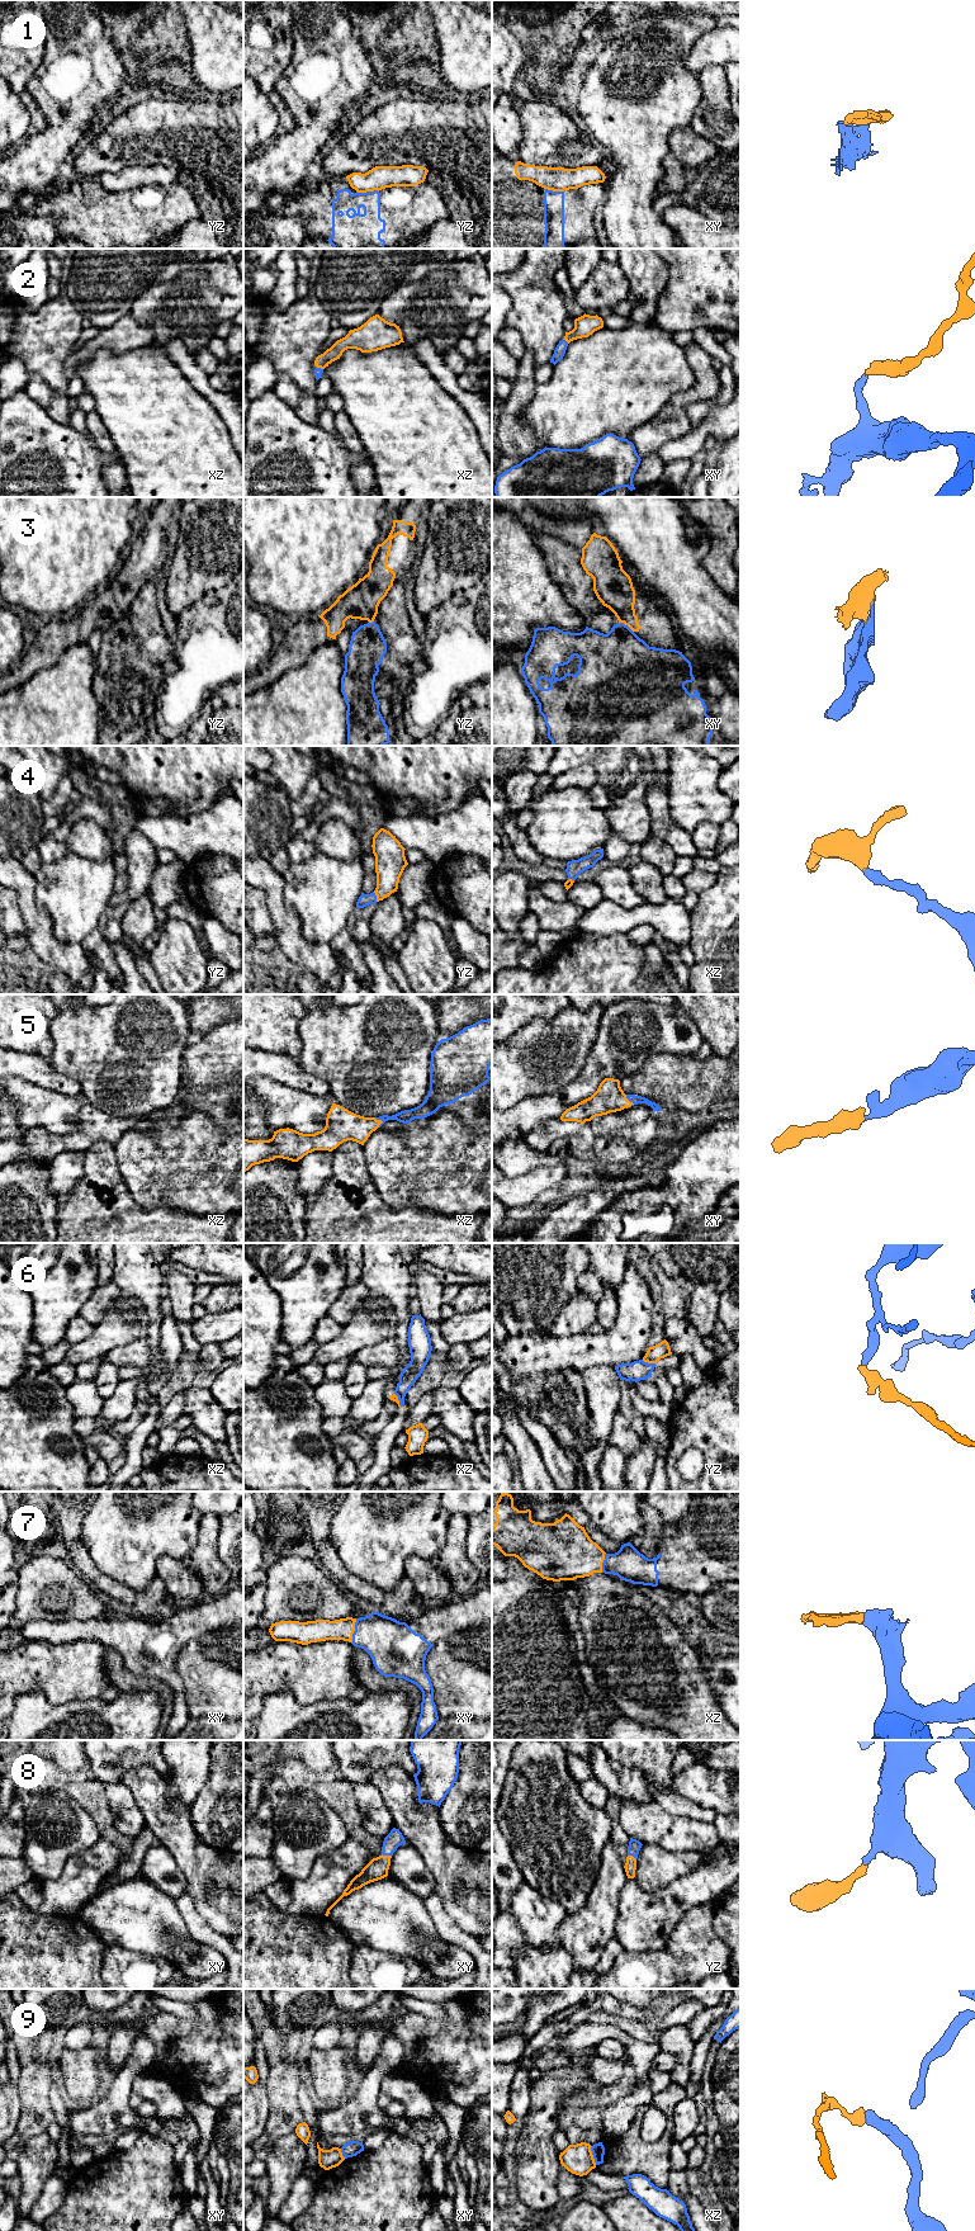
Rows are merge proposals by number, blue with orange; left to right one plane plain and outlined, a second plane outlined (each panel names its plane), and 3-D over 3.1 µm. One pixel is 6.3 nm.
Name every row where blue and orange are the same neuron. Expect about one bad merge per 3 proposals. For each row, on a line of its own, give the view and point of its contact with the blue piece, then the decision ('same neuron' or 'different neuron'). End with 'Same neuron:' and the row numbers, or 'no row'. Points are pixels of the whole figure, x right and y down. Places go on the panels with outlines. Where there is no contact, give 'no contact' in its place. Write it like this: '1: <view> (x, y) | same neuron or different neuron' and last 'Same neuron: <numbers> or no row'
1: yz (368, 192) | different neuron
2: xy (566, 341) | same neuron
3: xy (626, 625) | different neuron
4: yz (375, 897) | same neuron
5: xy (628, 1099) | same neuron
6: yz (649, 1364) | different neuron
7: xy (354, 1631) | same neuron
8: xy (387, 1854) | same neuron
9: xz (592, 2154) | different neuron
Same neuron: 2, 4, 5, 7, 8

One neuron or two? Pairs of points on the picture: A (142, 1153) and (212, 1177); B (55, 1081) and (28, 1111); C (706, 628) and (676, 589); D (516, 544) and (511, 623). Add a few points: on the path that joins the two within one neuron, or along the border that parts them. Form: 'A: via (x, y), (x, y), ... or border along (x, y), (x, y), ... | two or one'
A: via (160, 1164), (194, 1164) | one
B: border along (19, 1077), (43, 1087), (76, 1096) | two
C: via (705, 618), (686, 599) | one
D: via (511, 563), (511, 604) | one

